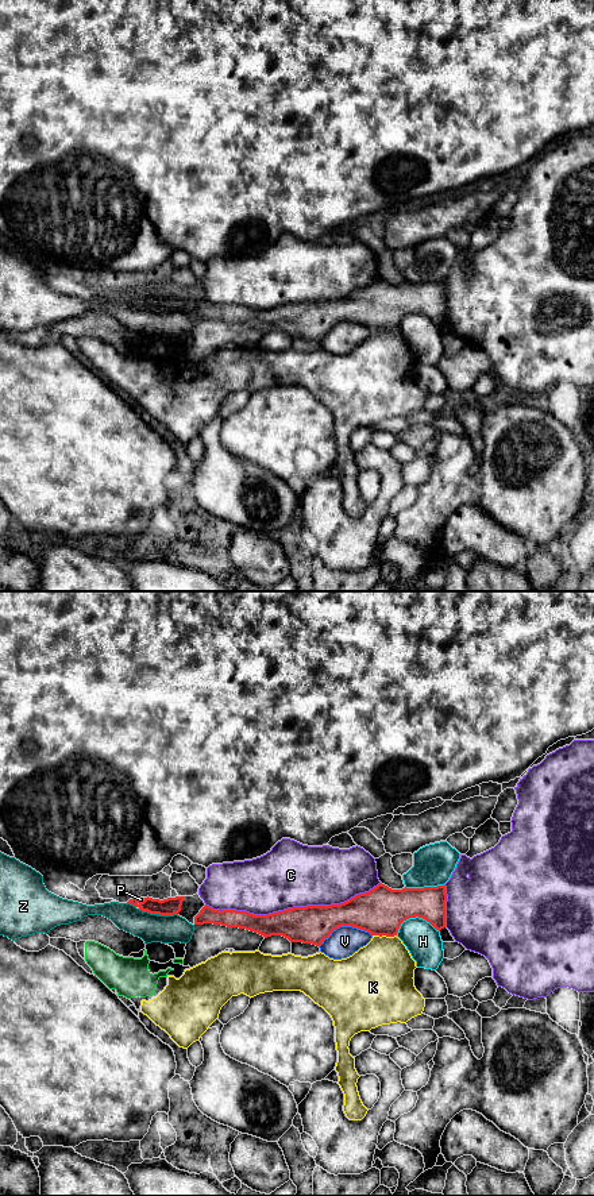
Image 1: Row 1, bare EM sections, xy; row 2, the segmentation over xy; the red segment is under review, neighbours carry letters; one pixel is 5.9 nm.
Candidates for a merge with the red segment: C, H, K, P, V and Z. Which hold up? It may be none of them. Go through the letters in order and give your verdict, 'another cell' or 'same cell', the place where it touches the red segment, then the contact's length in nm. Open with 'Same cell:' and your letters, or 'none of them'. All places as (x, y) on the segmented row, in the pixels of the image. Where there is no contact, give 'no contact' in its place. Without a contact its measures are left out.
Same cell: none of them
C: another cell; contact xy (293, 907); length 1050 nm
H: another cell; contact xy (415, 917); length 260 nm
K: another cell; contact xy (385, 934); length 140 nm
P: another cell; contact xy (139, 901); length 50 nm
V: another cell; contact xy (344, 925); length 320 nm
Z: another cell; contact xy (158, 913); length 240 nm

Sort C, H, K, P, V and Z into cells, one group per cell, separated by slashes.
C / H / K P / V / Z

